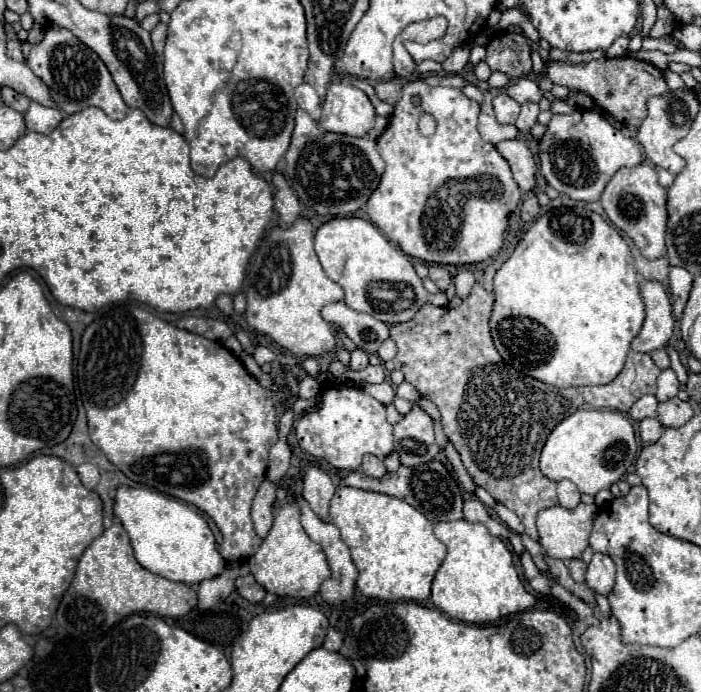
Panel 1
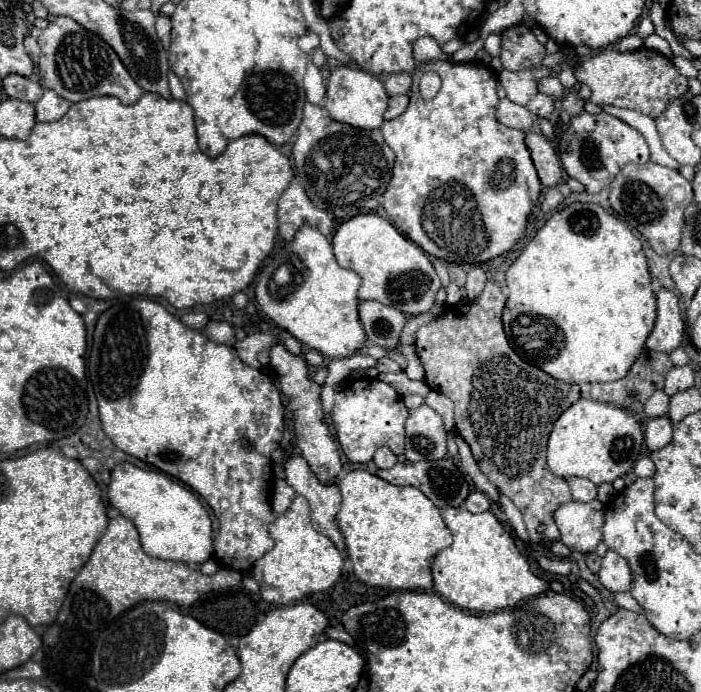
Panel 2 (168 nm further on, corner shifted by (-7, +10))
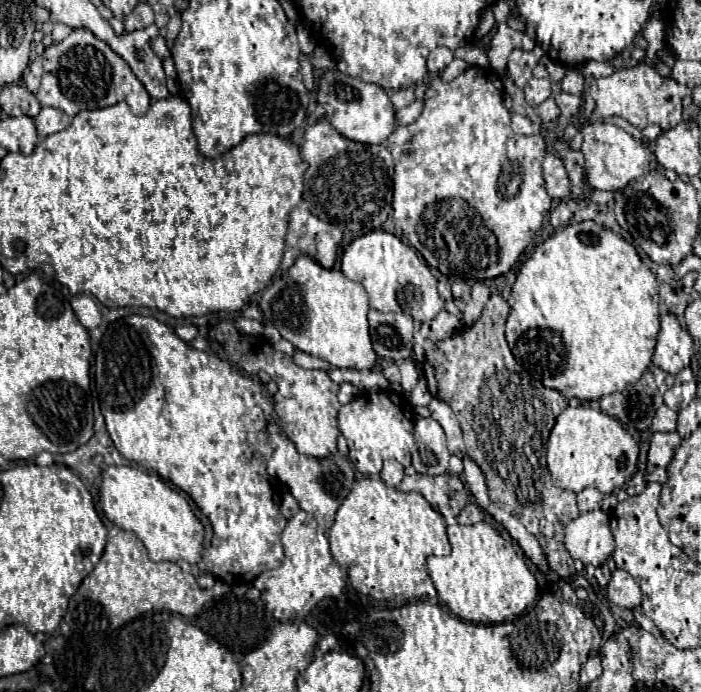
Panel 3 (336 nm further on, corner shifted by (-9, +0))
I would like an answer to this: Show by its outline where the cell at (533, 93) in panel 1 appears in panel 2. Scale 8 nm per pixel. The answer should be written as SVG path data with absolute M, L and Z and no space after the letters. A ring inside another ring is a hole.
M543 78L537 82L537 90L541 94L547 94L551 98L561 98L563 96L563 86L557 78Z

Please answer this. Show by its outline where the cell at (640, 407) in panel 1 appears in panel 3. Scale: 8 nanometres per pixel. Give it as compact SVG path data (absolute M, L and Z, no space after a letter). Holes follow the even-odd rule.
M661 406L653 418L651 424L651 432L675 432L677 430L677 412Z

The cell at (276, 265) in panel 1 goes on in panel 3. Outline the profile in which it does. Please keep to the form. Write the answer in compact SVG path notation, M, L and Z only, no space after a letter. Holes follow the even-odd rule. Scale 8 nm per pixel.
M303 256L293 264L287 278L277 276L275 282L263 290L259 308L265 320L301 352L319 356L337 368L369 370L377 364L367 324L369 296L361 284L349 280L343 272L321 268Z

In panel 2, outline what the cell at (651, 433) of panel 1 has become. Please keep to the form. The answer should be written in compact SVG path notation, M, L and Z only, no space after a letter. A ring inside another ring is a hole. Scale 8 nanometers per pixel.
M655 416L649 418L645 426L645 442L649 448L657 450L663 448L671 440L671 420L667 416Z

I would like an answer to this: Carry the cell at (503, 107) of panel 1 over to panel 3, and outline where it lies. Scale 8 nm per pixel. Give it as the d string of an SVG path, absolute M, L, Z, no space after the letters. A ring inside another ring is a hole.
M531 78L529 84L527 84L527 88L525 88L525 100L527 100L527 104L537 106L537 104L545 101L545 98L549 98L551 92L553 90L551 90L549 78L541 78L541 80Z

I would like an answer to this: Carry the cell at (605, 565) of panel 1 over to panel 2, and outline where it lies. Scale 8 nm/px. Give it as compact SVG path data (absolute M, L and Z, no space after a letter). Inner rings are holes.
M607 550L605 556L601 558L601 568L597 576L599 576L599 582L613 592L629 590L631 574L629 574L627 560L613 550Z

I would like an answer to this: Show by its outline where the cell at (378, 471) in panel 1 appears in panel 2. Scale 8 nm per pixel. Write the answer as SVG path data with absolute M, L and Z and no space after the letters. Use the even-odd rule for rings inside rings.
M381 446L379 450L375 450L373 462L377 468L391 468L397 462L397 456L391 450L387 450L387 446Z

